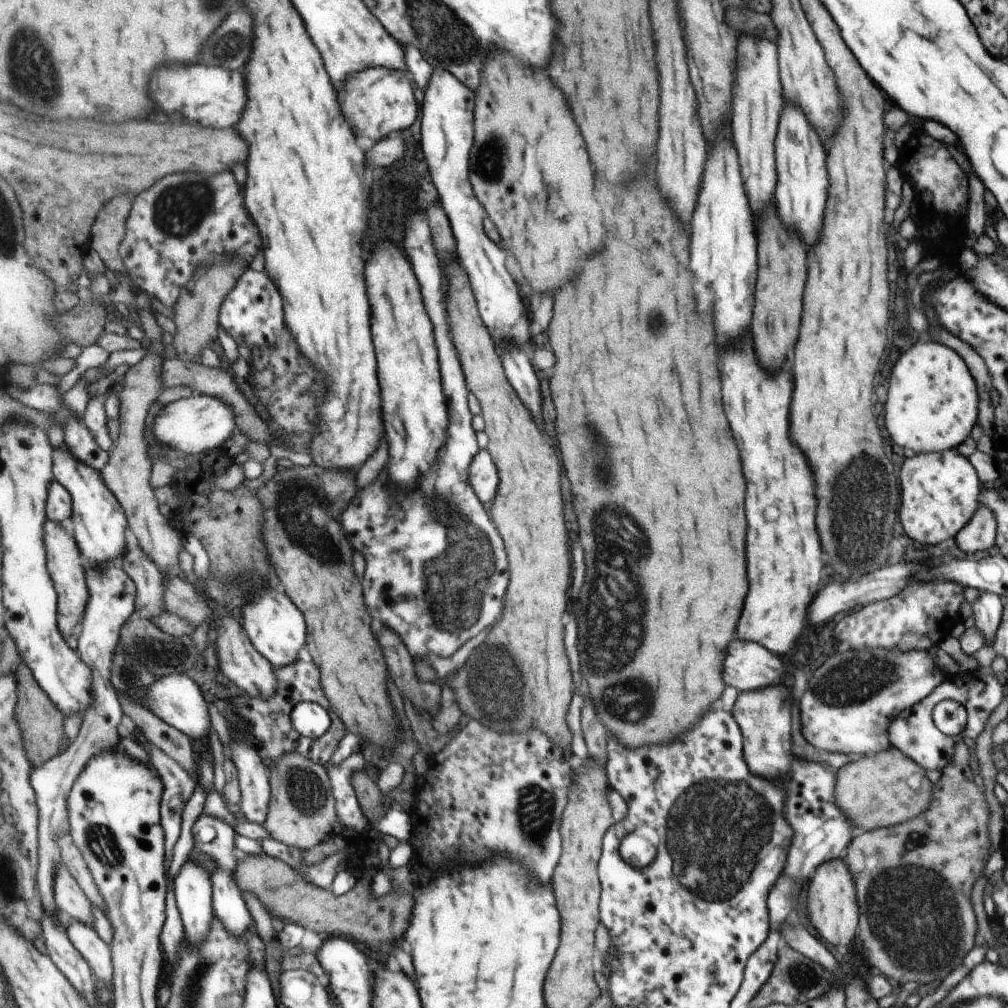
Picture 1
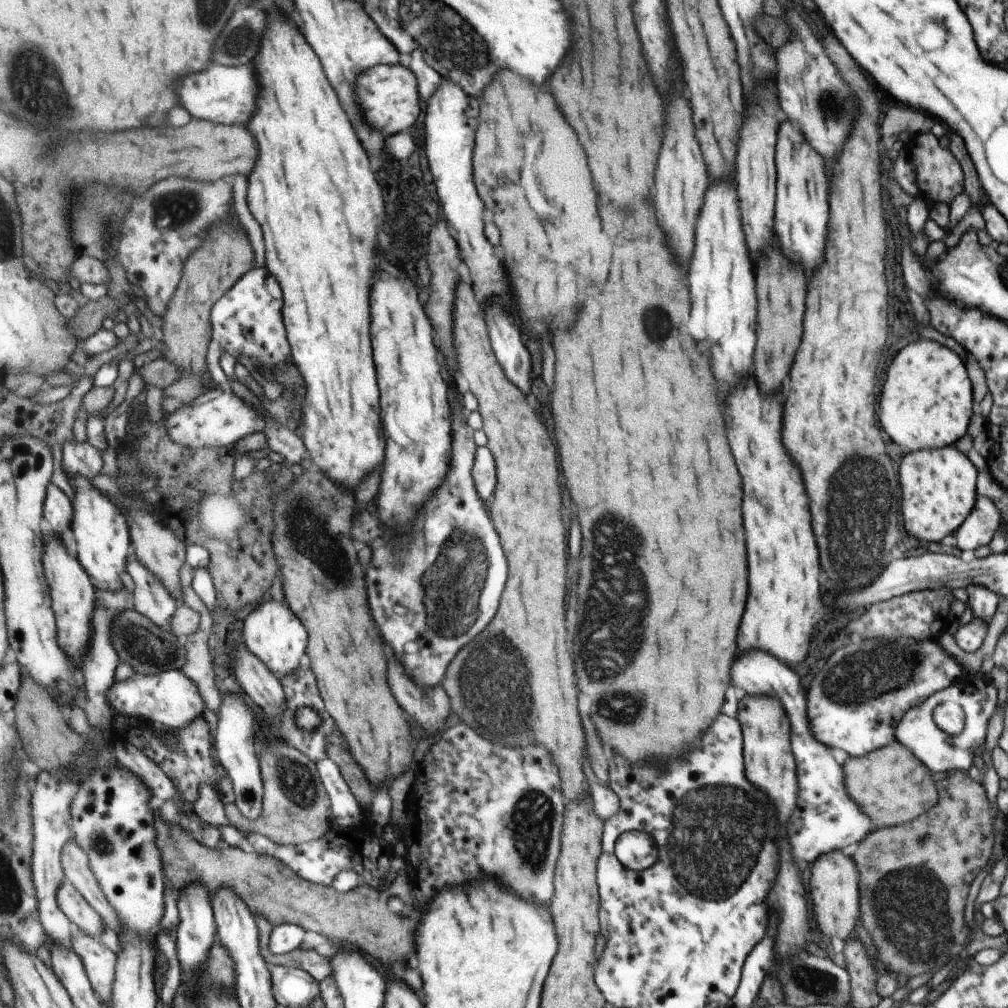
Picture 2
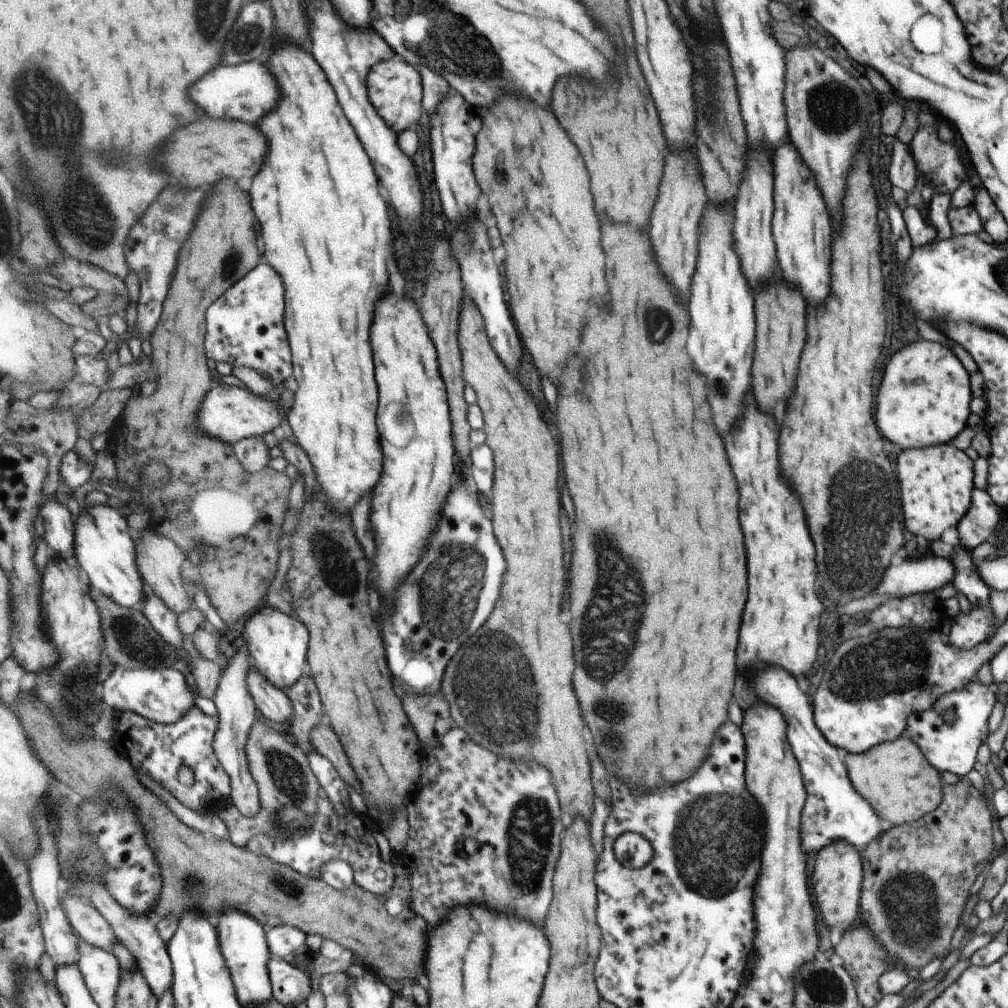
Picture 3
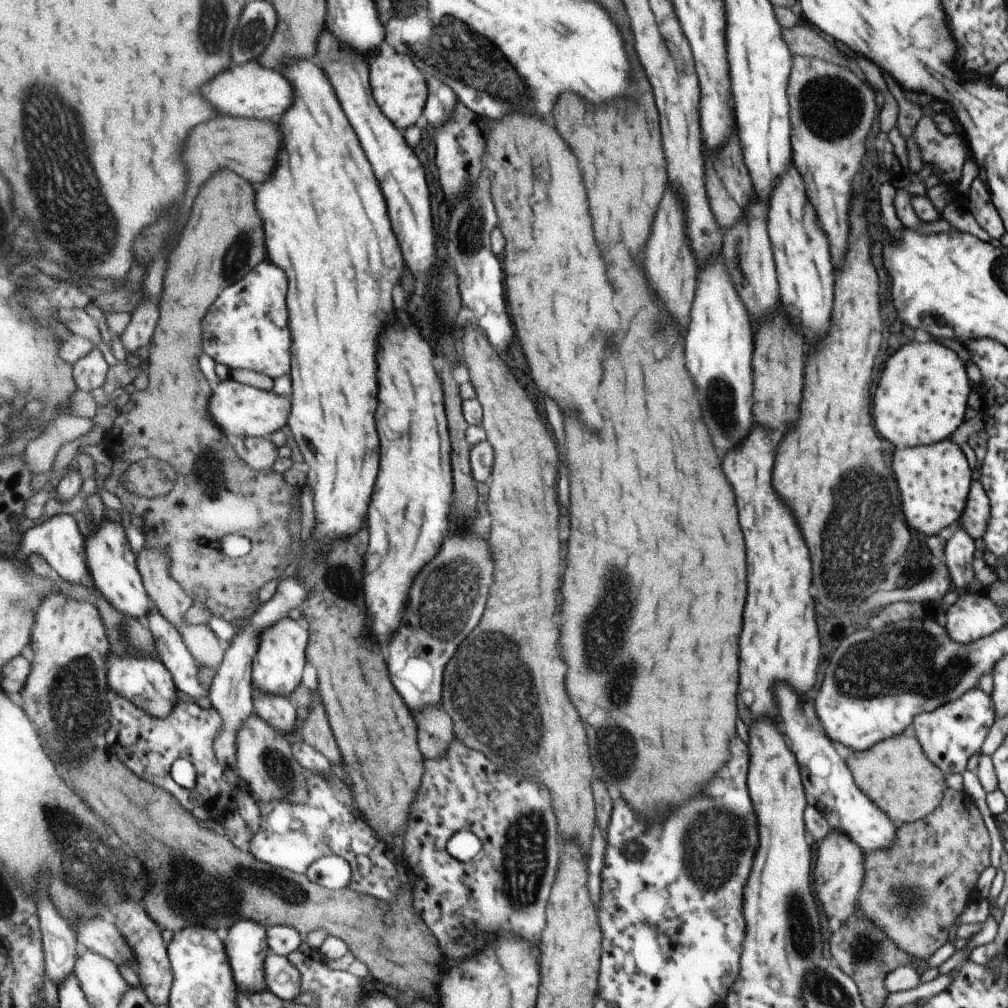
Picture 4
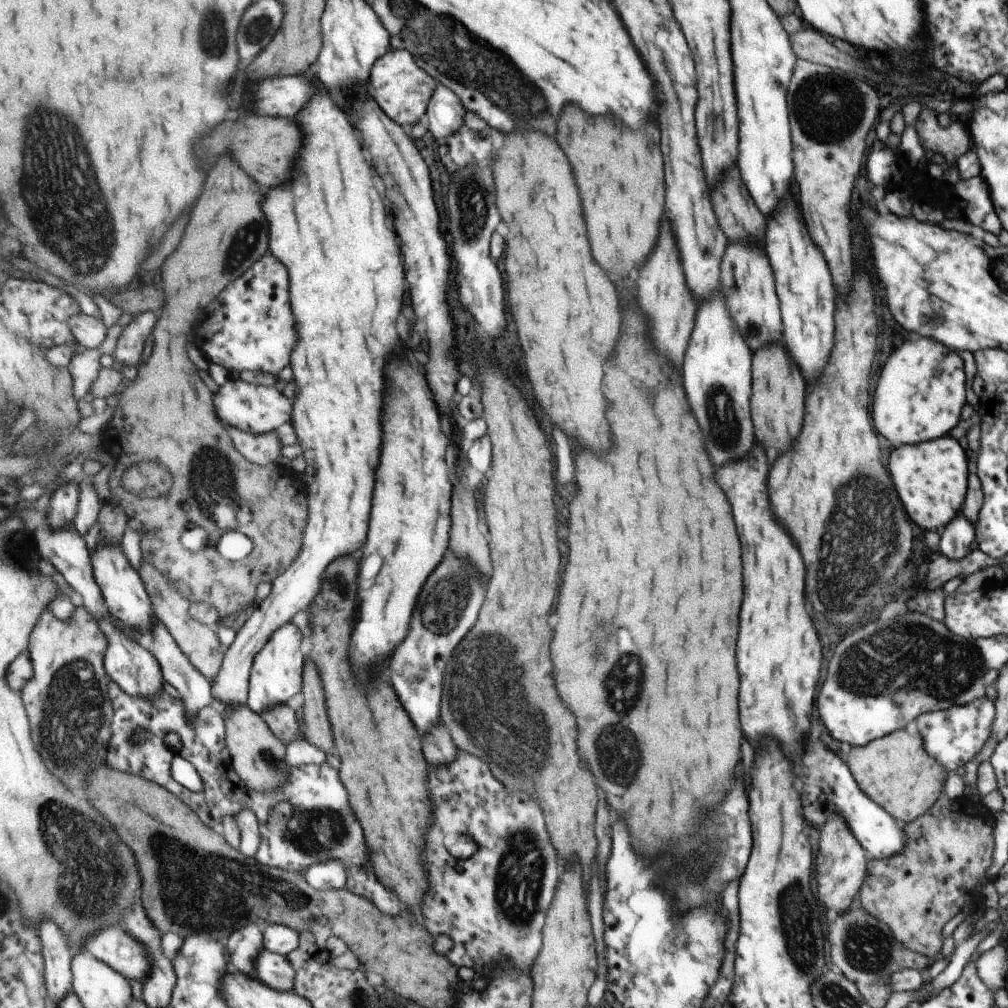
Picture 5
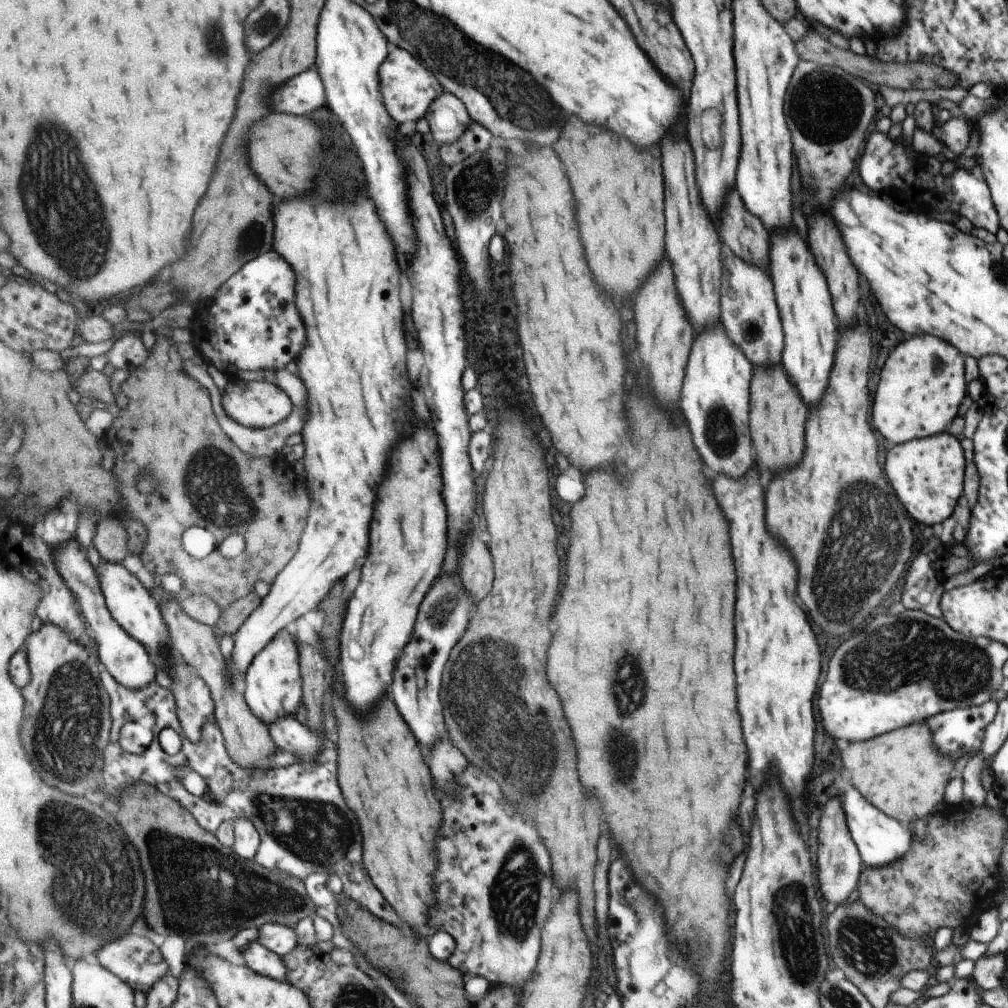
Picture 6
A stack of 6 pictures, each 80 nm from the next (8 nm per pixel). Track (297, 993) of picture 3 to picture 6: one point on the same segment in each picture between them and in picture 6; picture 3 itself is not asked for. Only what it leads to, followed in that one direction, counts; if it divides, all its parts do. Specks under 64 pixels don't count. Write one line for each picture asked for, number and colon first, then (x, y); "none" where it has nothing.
4: (283, 978)
5: (275, 969)
6: (257, 957)

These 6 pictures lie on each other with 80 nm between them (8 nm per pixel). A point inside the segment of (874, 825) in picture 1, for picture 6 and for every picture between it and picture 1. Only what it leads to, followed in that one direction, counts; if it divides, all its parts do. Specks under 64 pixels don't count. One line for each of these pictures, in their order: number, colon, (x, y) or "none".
2: (891, 785)
3: (894, 777)
4: (895, 774)
5: (895, 771)
6: (901, 772)

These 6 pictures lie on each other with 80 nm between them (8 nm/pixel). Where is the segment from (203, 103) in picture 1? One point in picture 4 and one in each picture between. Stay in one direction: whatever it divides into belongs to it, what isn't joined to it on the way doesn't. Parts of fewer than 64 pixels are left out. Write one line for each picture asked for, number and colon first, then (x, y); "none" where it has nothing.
2: (221, 94)
3: (247, 92)
4: (249, 90)

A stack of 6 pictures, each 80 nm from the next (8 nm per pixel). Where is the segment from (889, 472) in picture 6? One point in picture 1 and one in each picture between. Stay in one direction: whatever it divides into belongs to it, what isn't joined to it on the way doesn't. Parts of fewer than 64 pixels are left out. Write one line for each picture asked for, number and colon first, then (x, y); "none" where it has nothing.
1: (940, 490)
2: (938, 484)
3: (936, 481)
4: (934, 479)
5: (932, 478)

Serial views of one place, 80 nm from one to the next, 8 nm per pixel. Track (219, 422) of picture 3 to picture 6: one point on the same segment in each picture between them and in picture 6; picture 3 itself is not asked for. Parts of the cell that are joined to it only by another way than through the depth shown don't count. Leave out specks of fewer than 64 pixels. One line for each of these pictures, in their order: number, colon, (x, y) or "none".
4: (239, 410)
5: (251, 407)
6: (259, 404)

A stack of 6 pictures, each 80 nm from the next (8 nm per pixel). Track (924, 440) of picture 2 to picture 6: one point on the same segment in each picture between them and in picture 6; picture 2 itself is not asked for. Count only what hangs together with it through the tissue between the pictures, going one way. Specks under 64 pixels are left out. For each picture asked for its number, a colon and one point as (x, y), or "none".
3: (924, 395)
4: (920, 399)
5: (921, 388)
6: (913, 400)

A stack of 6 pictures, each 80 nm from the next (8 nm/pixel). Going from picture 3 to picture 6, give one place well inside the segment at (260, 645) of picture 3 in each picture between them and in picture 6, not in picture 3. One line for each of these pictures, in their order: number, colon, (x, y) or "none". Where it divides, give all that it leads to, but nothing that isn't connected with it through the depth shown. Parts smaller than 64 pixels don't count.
4: (278, 666)
5: (277, 675)
6: (273, 689)

